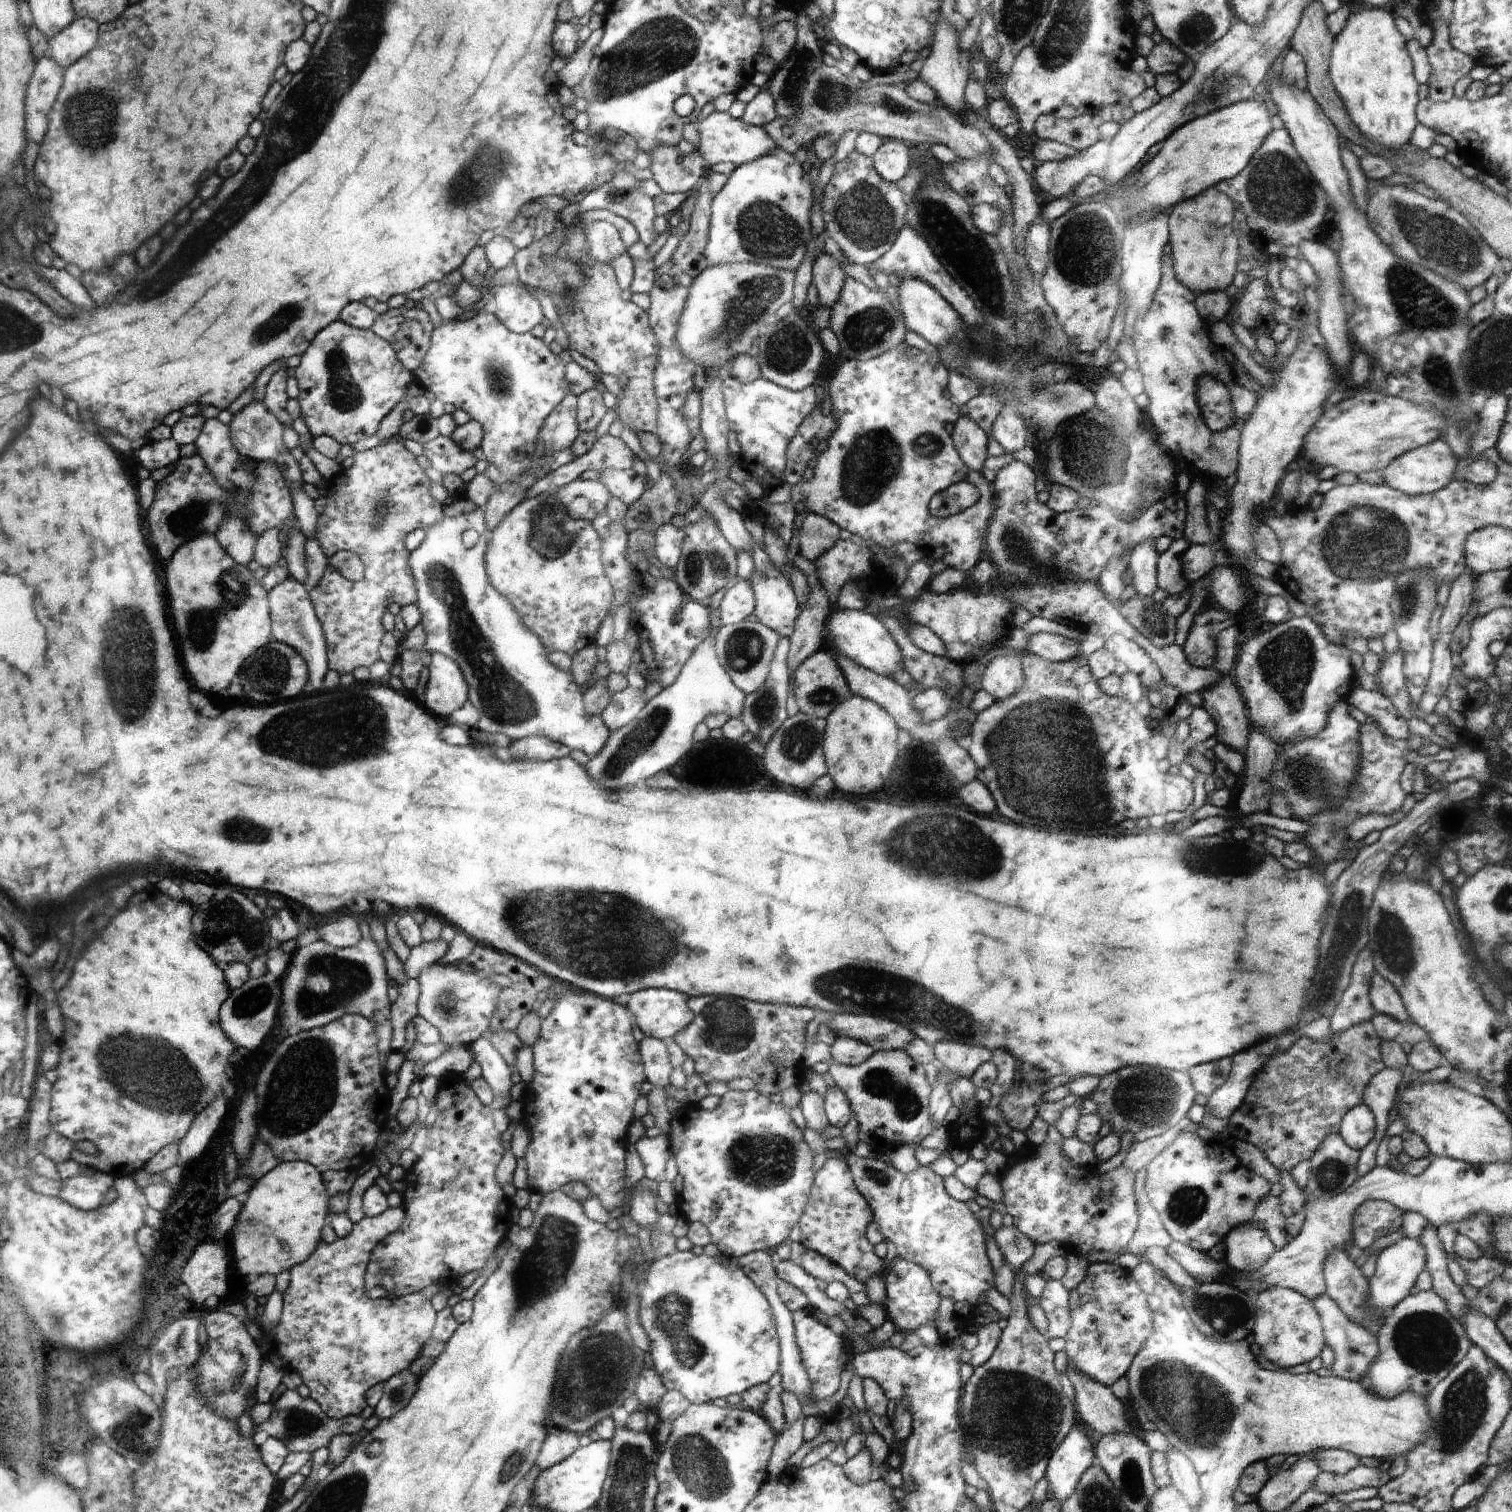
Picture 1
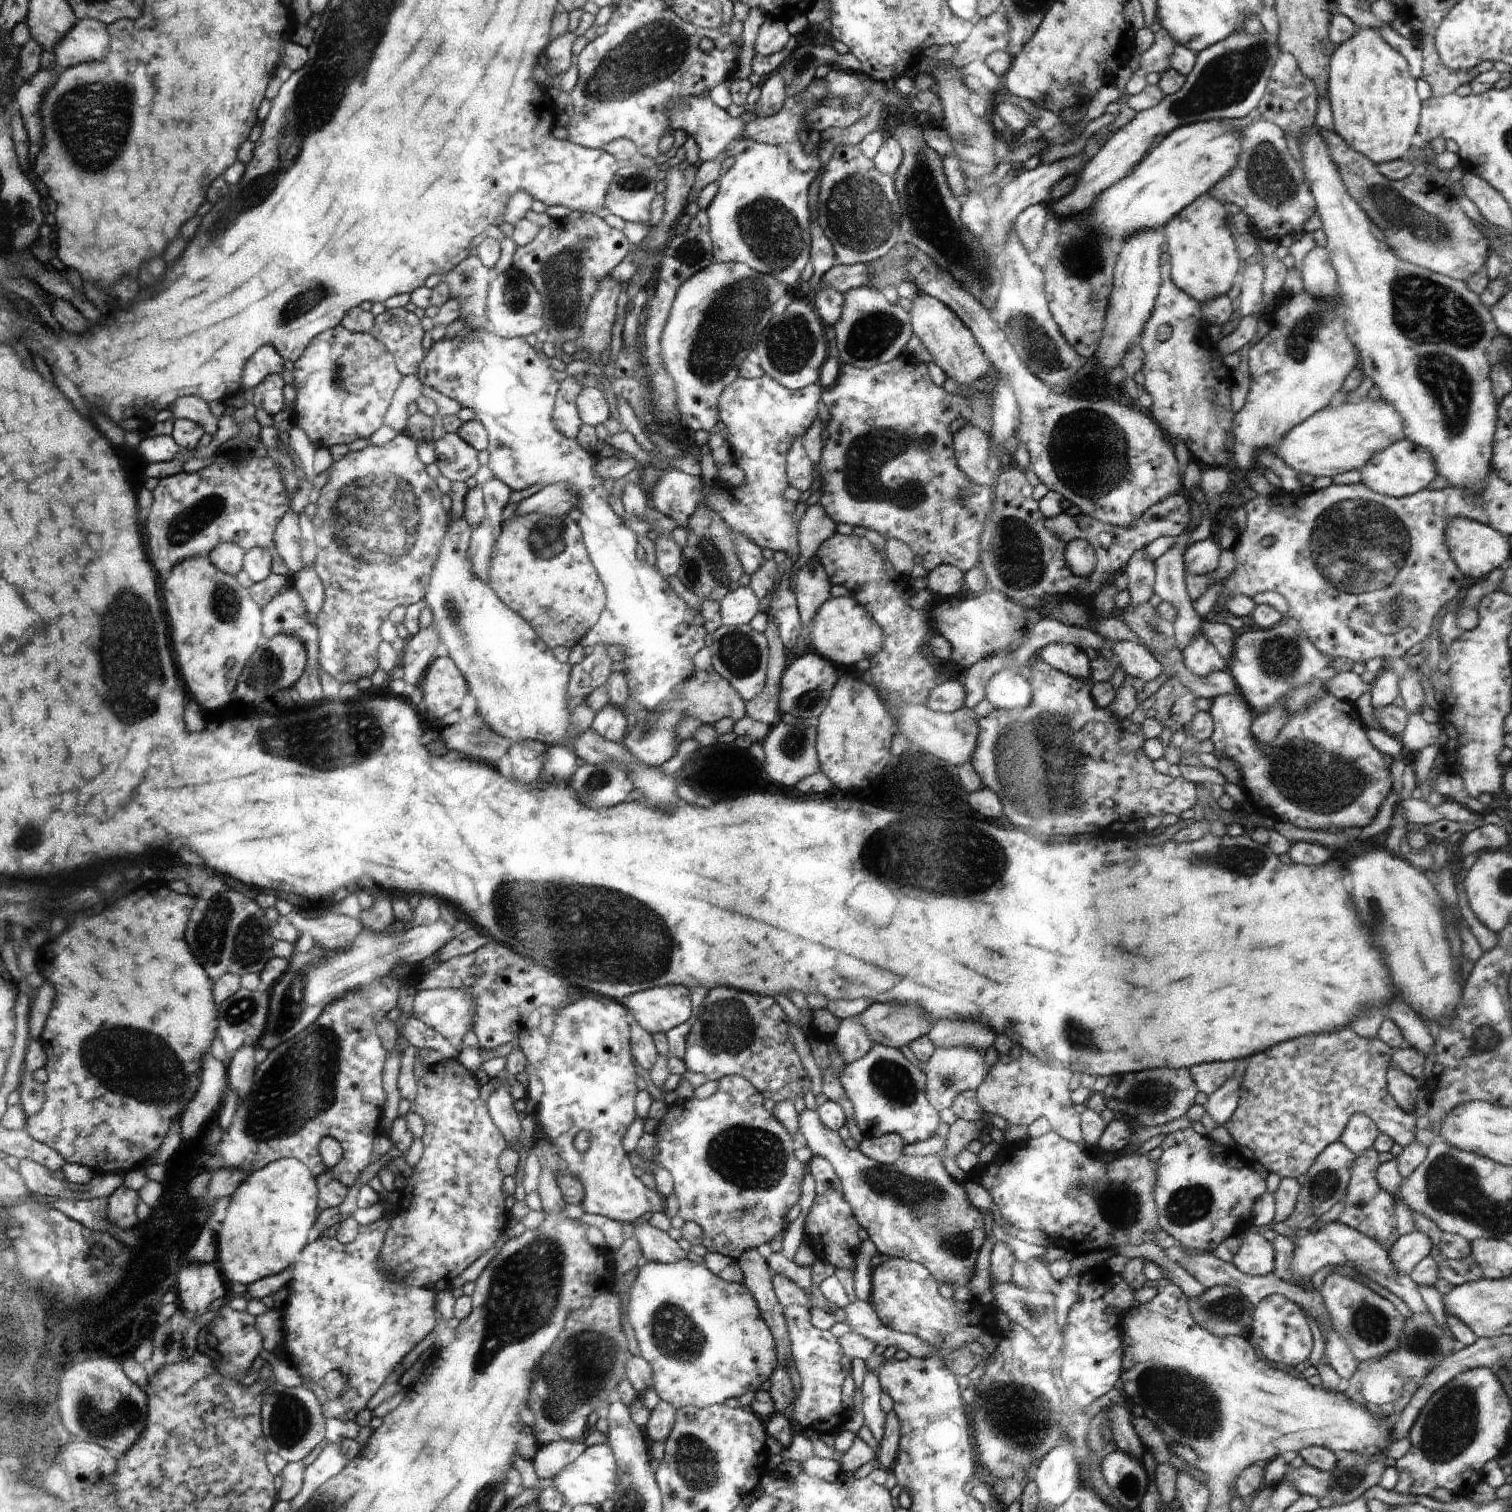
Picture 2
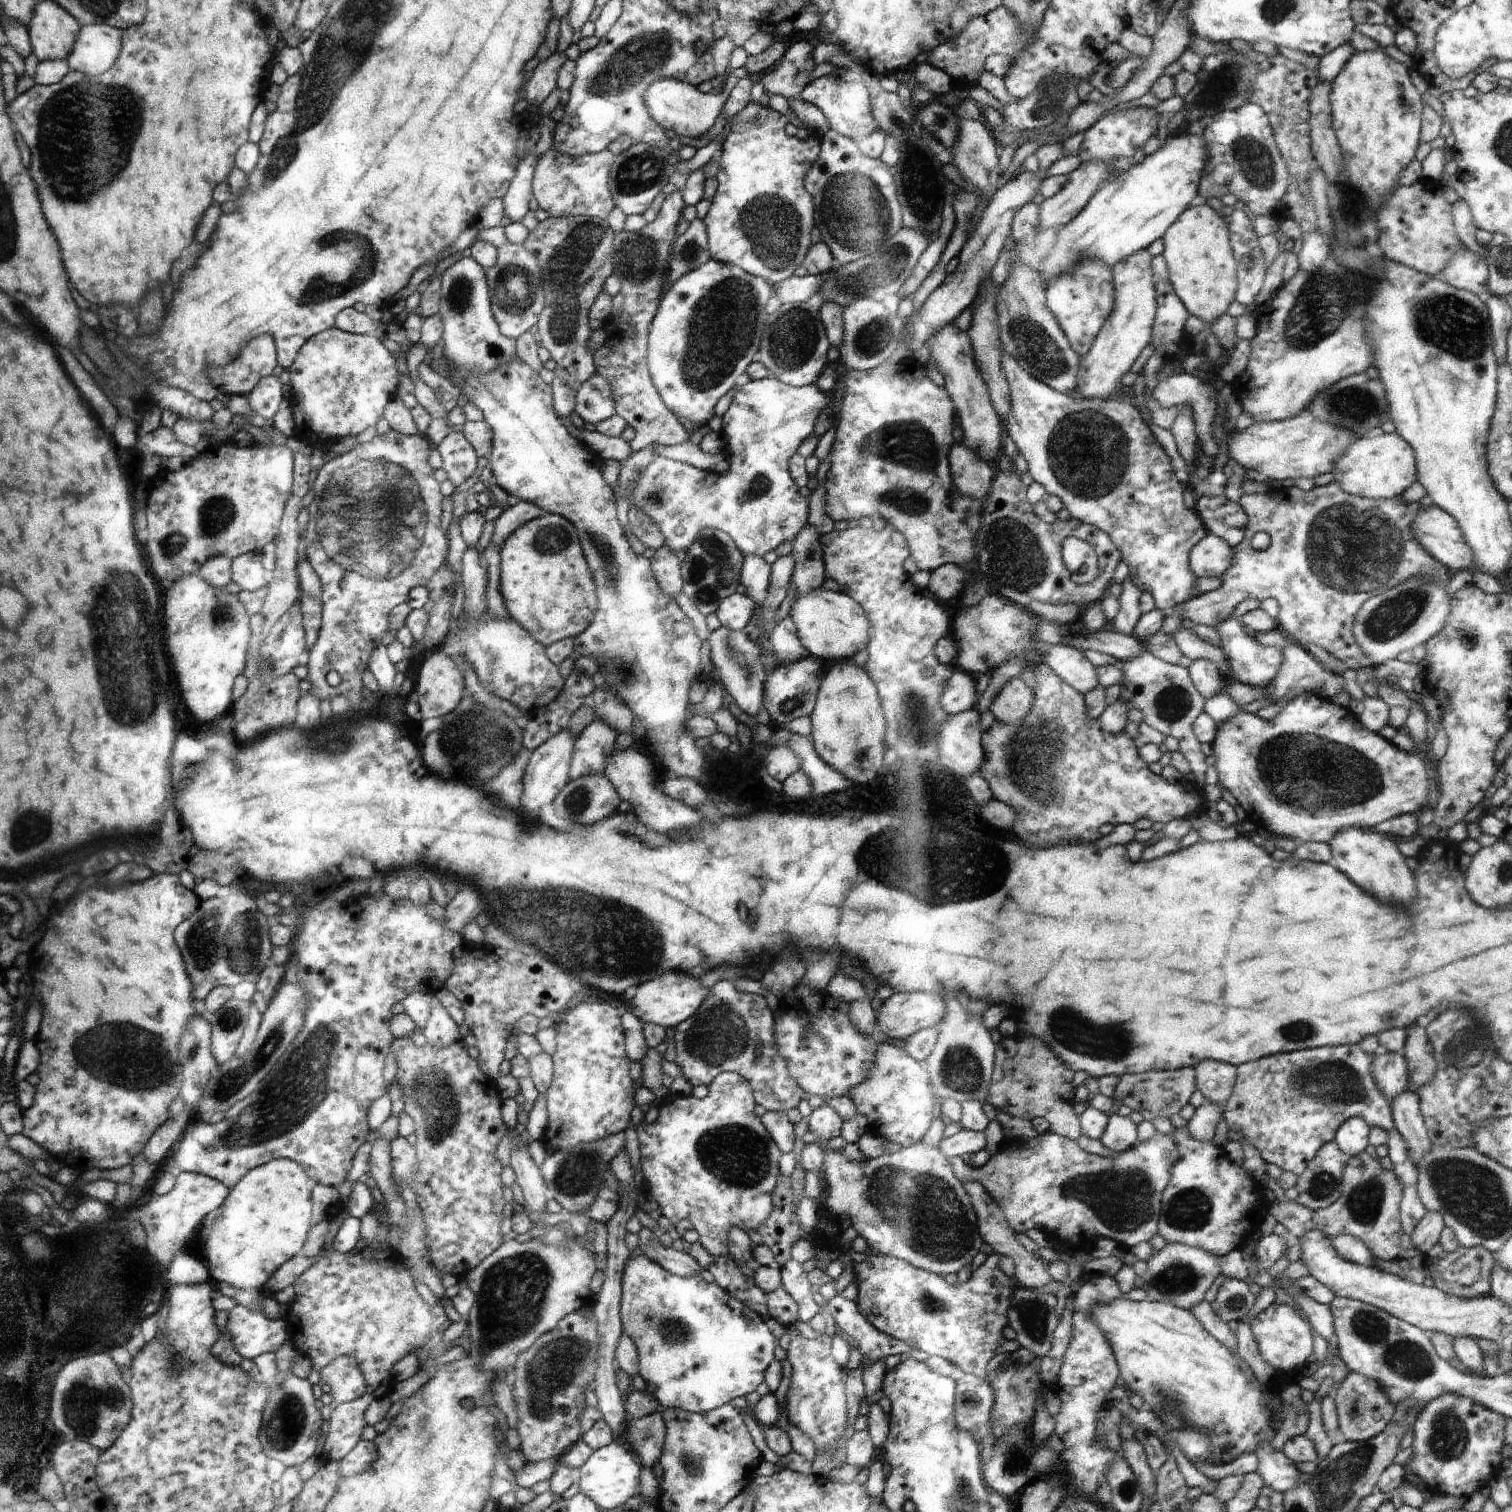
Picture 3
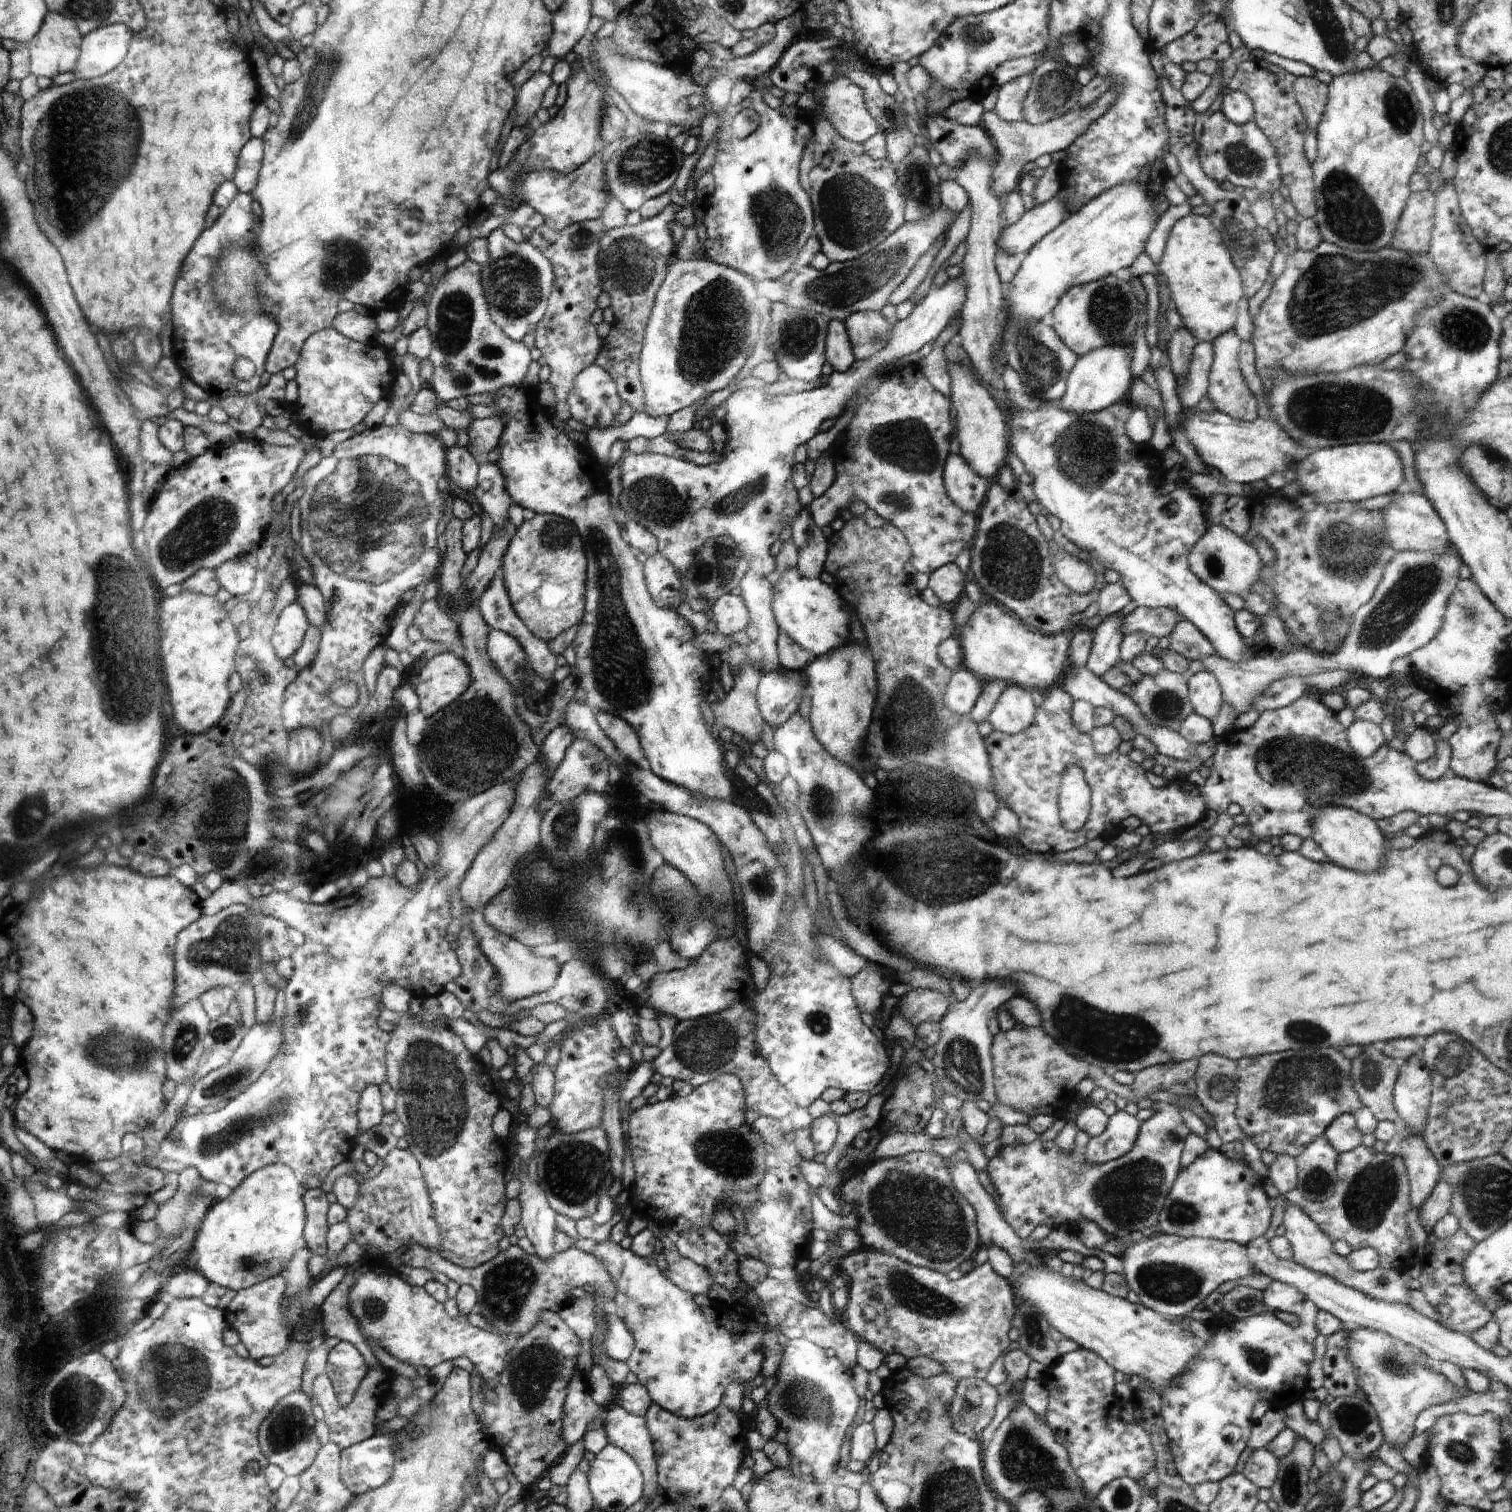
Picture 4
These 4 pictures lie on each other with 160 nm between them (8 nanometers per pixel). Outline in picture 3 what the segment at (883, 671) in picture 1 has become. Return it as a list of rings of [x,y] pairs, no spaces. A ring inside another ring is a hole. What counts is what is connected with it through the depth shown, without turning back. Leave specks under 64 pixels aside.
[[[820,588],[804,596],[796,594],[796,602],[789,615],[796,625],[800,642],[821,663],[852,660],[854,654],[870,642],[869,620],[865,610],[855,599],[841,591]]]

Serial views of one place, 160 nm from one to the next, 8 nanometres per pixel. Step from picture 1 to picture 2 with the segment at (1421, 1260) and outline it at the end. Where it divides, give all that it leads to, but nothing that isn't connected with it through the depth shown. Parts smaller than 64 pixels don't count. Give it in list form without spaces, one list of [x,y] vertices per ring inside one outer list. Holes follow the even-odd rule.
[[[1420,1231],[1399,1236],[1388,1251],[1398,1273],[1409,1275],[1413,1268],[1430,1254],[1432,1241]]]

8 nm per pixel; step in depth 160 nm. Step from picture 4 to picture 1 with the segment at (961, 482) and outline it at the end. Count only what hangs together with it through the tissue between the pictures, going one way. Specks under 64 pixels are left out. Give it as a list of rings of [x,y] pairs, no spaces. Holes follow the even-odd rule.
[[[960,415],[953,424],[952,438],[955,439],[956,450],[959,450],[963,461],[973,471],[982,473],[988,456],[989,439],[983,428],[969,416]]]

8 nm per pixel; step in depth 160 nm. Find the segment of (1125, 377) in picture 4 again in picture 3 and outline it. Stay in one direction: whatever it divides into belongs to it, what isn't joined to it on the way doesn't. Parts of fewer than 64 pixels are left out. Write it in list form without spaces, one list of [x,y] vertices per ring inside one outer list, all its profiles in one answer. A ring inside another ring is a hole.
[[[1148,249],[1137,250],[1113,267],[1114,304],[1086,356],[1082,357],[1076,389],[1085,398],[1107,399],[1122,388],[1121,378],[1131,370],[1143,348],[1151,344],[1152,325],[1157,313],[1156,289]]]

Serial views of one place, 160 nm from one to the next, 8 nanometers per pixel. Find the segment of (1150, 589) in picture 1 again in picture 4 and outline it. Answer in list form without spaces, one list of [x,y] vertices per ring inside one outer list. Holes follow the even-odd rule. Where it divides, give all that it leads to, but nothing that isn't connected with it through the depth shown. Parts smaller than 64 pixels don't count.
[[[1114,613],[1094,629],[1092,650],[1086,666],[1097,675],[1102,676],[1121,660],[1120,647],[1125,637],[1123,620],[1124,617]]]

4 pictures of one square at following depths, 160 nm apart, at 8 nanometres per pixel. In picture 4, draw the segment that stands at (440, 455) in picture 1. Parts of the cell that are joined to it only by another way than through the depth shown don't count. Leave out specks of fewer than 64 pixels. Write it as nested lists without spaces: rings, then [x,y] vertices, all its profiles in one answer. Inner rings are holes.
[[[454,444],[447,452],[448,479],[464,492],[472,493],[477,485],[479,464],[466,447]]]

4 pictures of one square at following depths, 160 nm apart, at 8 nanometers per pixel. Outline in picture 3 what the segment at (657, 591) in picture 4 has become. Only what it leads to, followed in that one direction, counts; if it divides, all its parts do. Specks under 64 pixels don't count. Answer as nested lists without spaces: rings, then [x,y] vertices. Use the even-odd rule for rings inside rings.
[[[665,544],[656,549],[652,557],[654,575],[659,586],[672,598],[682,591],[682,576],[680,575],[680,560],[671,548]]]

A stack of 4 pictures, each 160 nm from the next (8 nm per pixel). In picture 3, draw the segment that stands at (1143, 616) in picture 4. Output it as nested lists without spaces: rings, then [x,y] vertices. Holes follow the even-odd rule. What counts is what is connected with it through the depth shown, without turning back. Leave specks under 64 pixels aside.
[[[1334,481],[1310,491],[1282,487],[1270,488],[1260,494],[1242,494],[1239,503],[1248,517],[1244,540],[1233,548],[1232,564],[1223,572],[1221,586],[1192,598],[1184,606],[1184,619],[1216,629],[1232,616],[1242,600],[1276,598],[1282,610],[1278,627],[1283,628],[1298,645],[1308,650],[1307,644],[1316,644],[1344,662],[1348,669],[1358,671],[1362,667],[1374,666],[1373,660],[1355,641],[1353,620],[1370,597],[1378,596],[1411,577],[1426,577],[1437,572],[1439,562],[1417,541],[1412,530],[1412,523],[1423,506],[1428,506],[1428,500],[1405,501],[1402,495],[1387,499],[1359,497],[1340,488]],[[1256,532],[1270,535],[1267,548],[1252,547],[1250,540]]]

